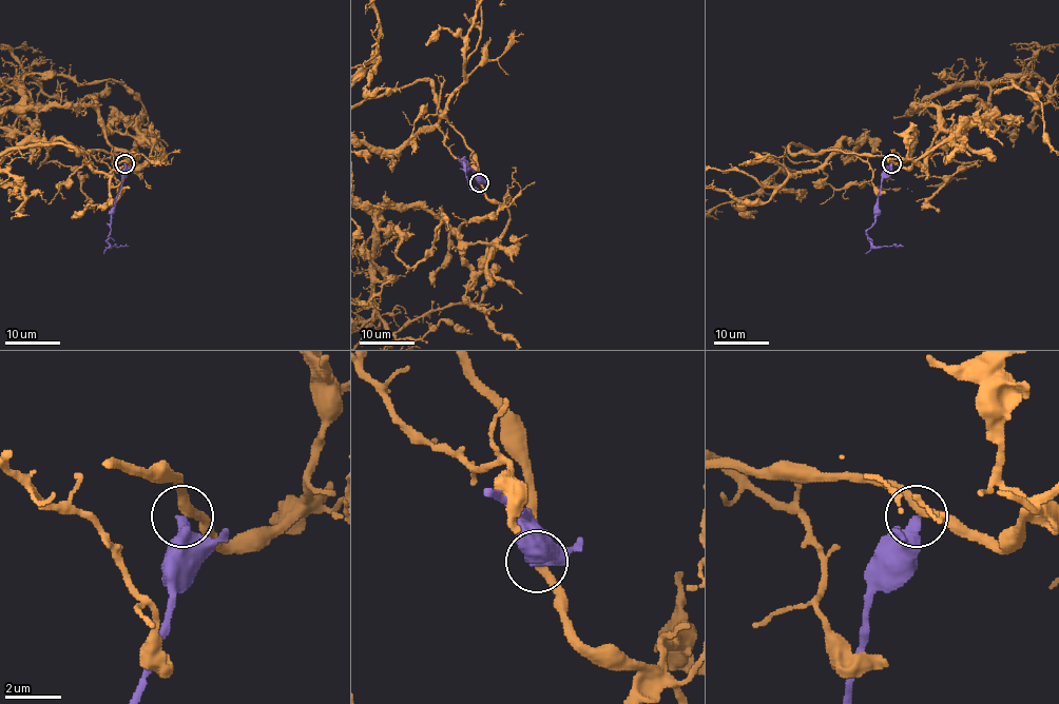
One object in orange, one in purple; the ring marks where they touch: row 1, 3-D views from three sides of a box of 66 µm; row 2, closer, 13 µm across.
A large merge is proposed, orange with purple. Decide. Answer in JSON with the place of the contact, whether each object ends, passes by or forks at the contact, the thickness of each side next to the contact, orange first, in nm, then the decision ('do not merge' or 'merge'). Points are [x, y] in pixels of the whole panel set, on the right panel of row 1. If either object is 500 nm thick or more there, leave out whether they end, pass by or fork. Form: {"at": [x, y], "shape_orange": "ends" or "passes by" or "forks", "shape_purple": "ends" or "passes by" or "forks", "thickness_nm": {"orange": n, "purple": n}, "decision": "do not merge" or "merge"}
{"at": [891, 163], "shape_orange": "passes by", "shape_purple": "ends", "thickness_nm": {"orange": 320, "purple": 440}, "decision": "do not merge"}

